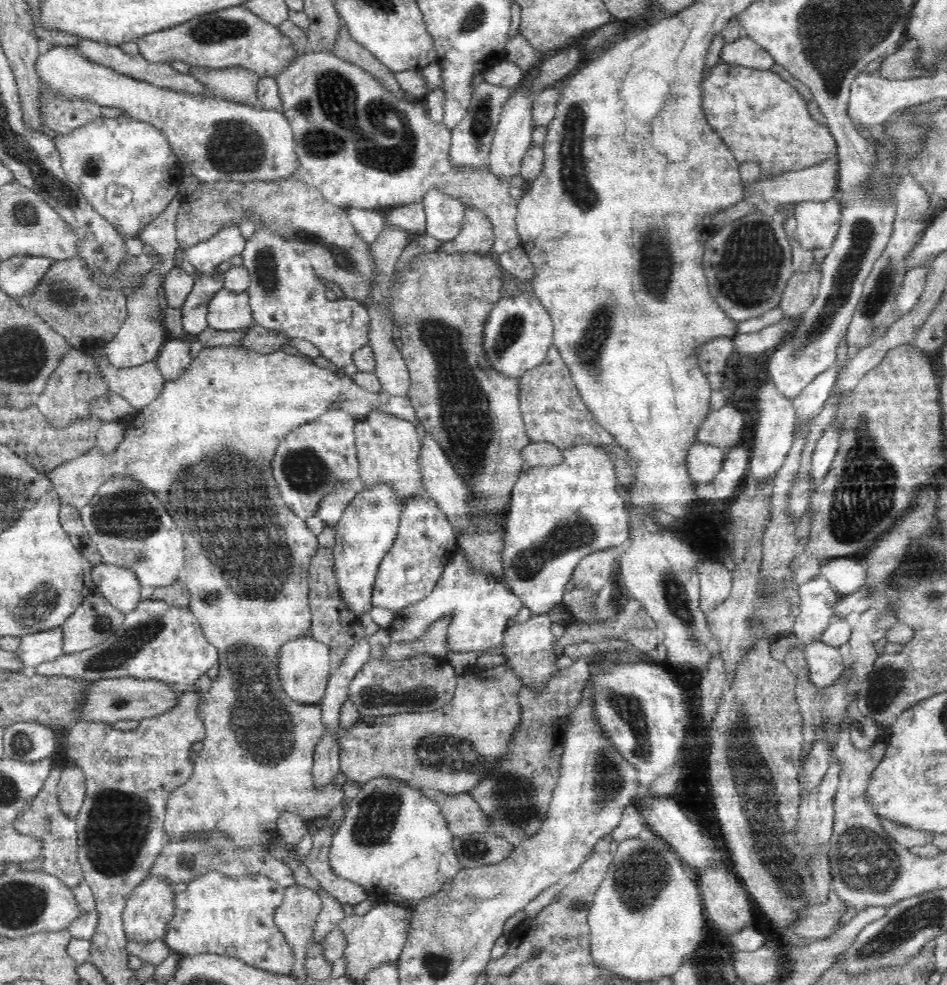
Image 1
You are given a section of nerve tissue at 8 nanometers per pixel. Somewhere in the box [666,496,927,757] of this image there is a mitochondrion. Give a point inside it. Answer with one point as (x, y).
(888, 684)

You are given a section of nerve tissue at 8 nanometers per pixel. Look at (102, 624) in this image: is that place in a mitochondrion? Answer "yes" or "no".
yes

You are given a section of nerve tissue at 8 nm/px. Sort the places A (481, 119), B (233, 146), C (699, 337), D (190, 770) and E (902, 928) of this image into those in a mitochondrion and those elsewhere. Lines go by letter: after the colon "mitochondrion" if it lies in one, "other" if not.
A: mitochondrion
B: mitochondrion
C: other
D: other
E: mitochondrion

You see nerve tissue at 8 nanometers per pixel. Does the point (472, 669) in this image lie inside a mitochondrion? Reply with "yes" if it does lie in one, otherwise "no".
no

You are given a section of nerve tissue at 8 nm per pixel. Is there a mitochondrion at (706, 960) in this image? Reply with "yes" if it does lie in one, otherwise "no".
no

